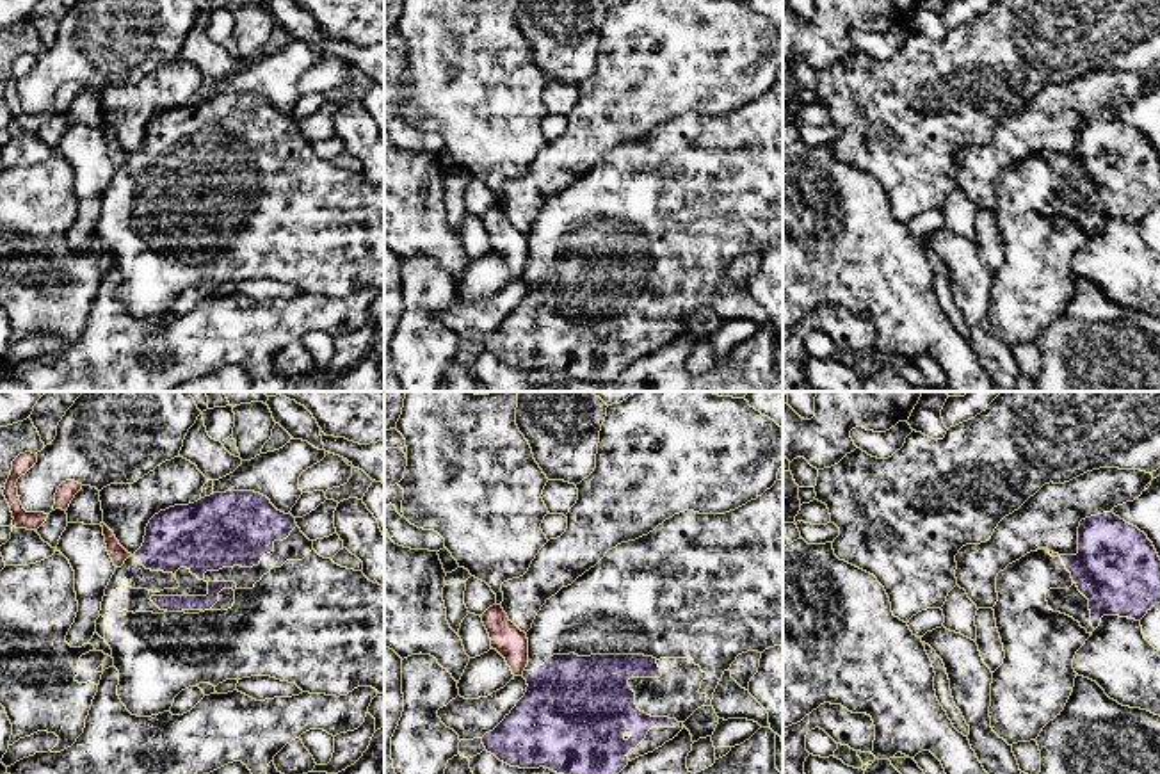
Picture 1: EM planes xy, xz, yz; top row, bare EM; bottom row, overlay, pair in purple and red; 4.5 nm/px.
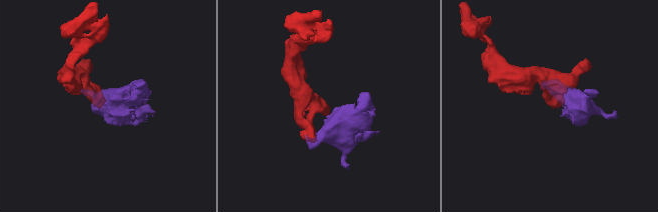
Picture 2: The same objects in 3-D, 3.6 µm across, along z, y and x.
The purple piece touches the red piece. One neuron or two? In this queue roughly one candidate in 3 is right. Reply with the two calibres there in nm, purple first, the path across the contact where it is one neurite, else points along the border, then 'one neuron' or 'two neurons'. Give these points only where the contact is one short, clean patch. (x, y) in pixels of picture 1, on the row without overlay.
420/150 nm | along xz (523, 271), (520, 276) | two neurons

